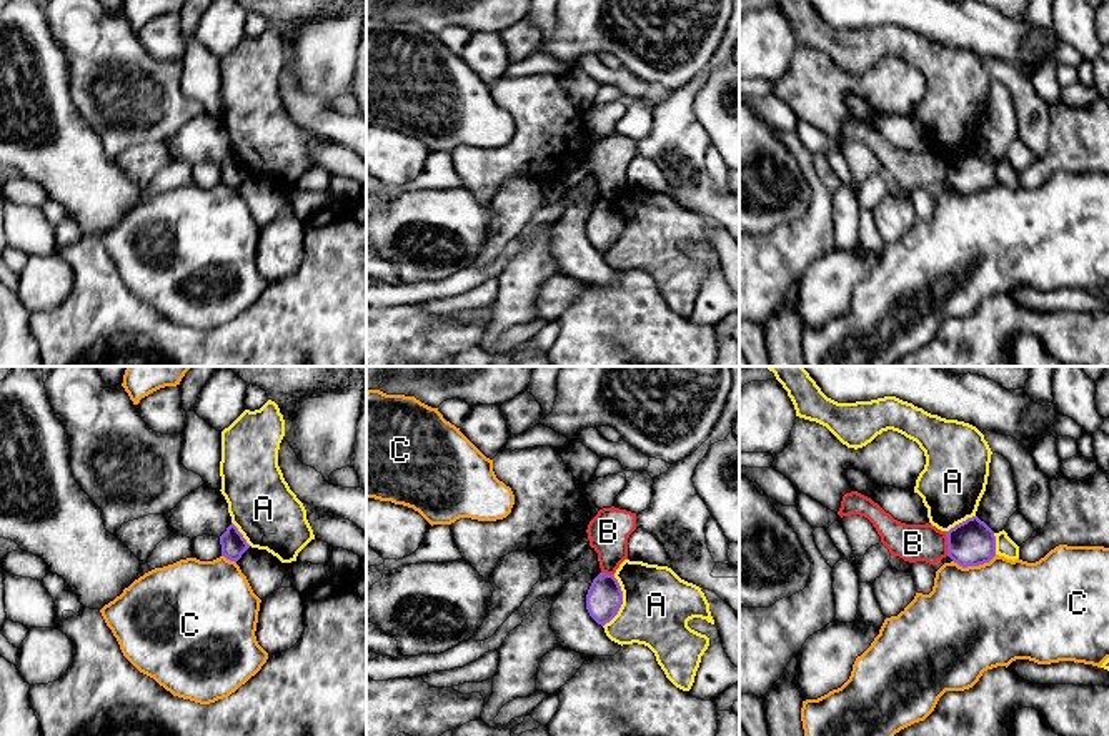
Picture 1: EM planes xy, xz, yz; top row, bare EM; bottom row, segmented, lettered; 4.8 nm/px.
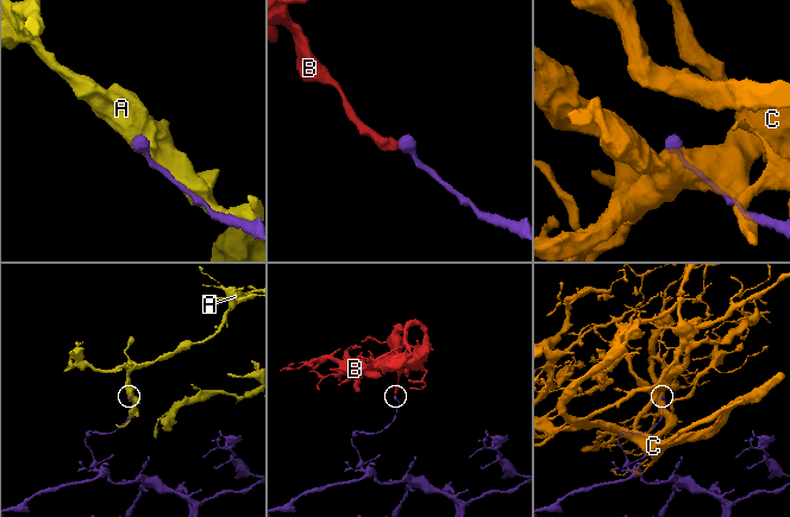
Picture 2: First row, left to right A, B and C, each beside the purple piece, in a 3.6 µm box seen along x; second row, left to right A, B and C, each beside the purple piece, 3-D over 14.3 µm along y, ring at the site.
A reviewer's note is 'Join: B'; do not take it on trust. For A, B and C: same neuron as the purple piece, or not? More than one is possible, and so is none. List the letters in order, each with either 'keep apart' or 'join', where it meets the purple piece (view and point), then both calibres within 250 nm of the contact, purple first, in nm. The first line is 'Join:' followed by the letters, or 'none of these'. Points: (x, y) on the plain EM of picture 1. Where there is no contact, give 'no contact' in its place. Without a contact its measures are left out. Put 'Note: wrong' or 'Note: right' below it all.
Join: none of these
A: keep apart | xz (621, 228) | 170/340 nm
B: keep apart | yz (948, 170) | 220/180 nm
C: keep apart | yz (974, 192) | 220/500 nm
Note: wrong

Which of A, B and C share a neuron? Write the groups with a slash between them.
A / B / C

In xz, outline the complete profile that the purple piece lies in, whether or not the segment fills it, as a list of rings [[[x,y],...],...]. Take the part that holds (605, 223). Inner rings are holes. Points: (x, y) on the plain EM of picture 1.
[[[599,200],[586,221],[586,236],[601,253],[609,250],[623,231],[623,218],[614,201]]]

